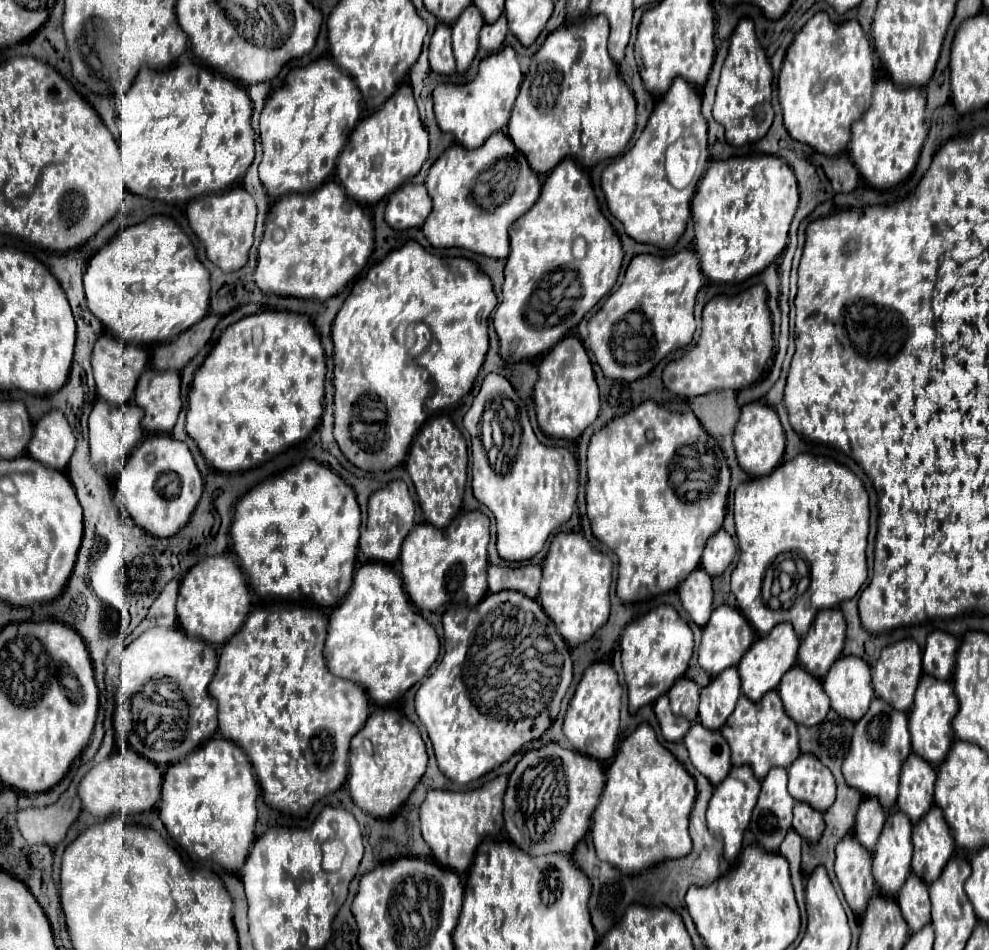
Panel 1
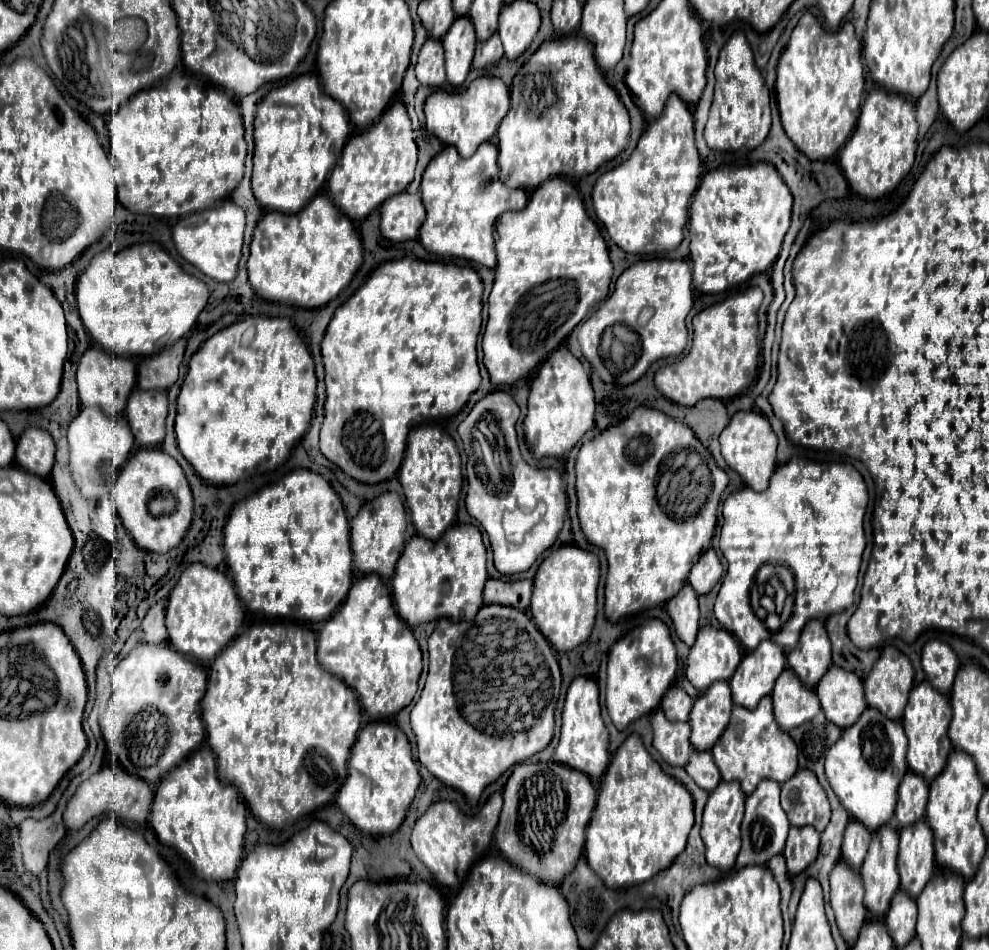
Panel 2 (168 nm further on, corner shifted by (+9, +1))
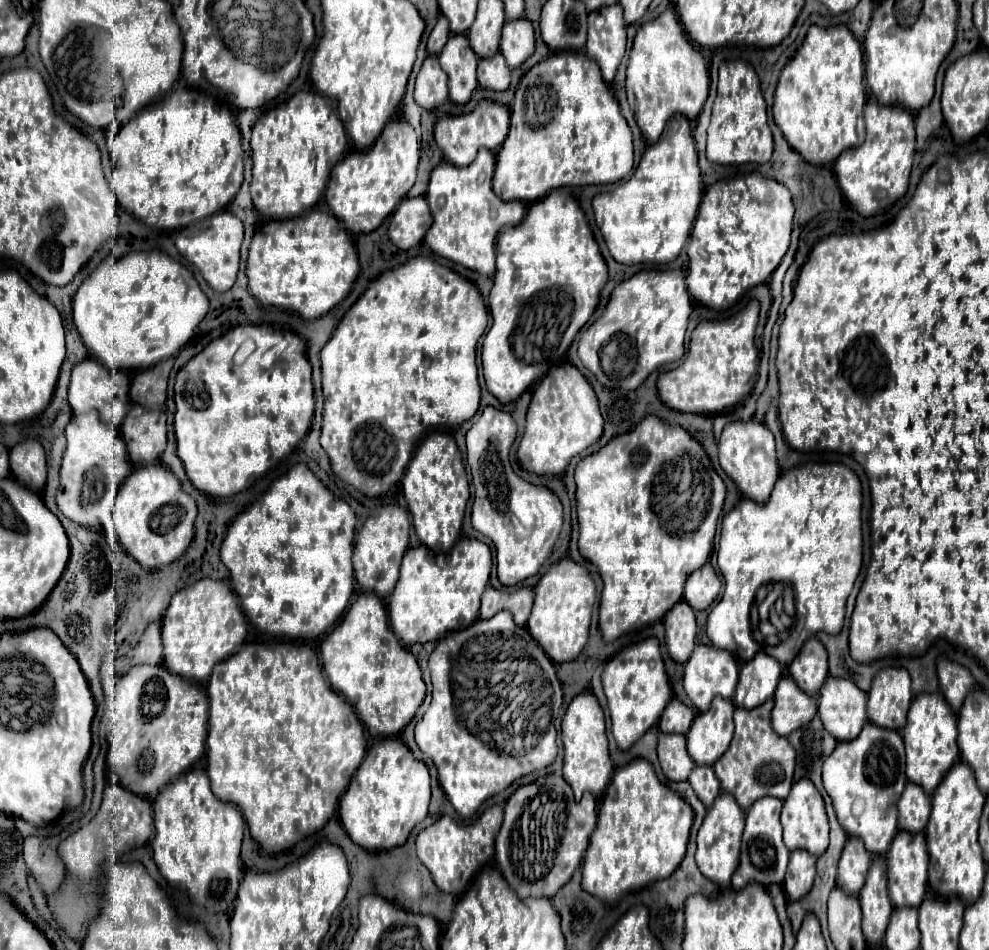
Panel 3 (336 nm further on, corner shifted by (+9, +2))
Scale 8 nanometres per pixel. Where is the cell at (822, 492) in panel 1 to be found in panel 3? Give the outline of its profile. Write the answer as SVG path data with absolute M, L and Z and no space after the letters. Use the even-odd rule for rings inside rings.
M805 464L779 476L767 506L753 504L743 498L725 518L721 526L721 542L717 552L717 566L725 580L721 602L713 606L707 618L707 636L715 648L733 652L739 660L747 662L763 650L753 640L749 610L755 590L767 582L789 582L795 592L795 630L789 646L777 646L777 656L771 654L781 666L789 666L805 640L817 632L839 634L845 618L845 604L853 590L855 578L861 570L861 484L859 478L843 464Z

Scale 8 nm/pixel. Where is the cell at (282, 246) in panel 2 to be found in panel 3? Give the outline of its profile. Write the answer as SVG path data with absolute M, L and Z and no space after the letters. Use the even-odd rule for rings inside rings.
M305 212L293 220L267 222L255 232L247 254L249 292L263 306L275 306L315 320L337 306L351 290L359 272L355 246L343 224L327 212Z

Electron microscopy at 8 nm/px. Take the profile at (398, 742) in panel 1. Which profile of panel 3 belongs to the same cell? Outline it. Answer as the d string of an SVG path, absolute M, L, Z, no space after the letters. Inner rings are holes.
M399 738L377 740L339 802L339 818L349 838L361 848L369 852L391 850L405 844L415 824L427 816L429 798L431 788L427 766L415 760Z

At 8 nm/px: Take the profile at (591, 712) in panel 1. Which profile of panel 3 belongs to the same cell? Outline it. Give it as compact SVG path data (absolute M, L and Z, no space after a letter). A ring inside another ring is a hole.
M583 692L581 696L575 696L575 700L569 704L567 714L561 722L561 732L563 732L561 736L565 746L563 778L573 788L575 798L581 800L583 792L591 792L593 796L603 794L607 784L611 782L613 762L609 758L609 748L607 748L605 716L597 698L591 692Z

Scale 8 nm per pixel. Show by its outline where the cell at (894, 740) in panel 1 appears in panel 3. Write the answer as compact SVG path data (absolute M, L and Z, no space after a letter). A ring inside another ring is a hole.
M867 722L851 742L839 742L823 762L823 786L833 802L839 824L847 836L861 838L867 852L885 856L897 834L897 802L907 784L905 748L897 730L877 728Z

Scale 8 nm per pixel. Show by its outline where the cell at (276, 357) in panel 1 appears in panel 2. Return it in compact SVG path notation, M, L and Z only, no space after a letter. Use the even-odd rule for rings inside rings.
M249 317L237 321L211 339L189 361L189 373L177 397L175 435L181 453L209 483L235 483L255 471L271 471L281 465L293 445L305 435L315 405L313 357L287 317Z

